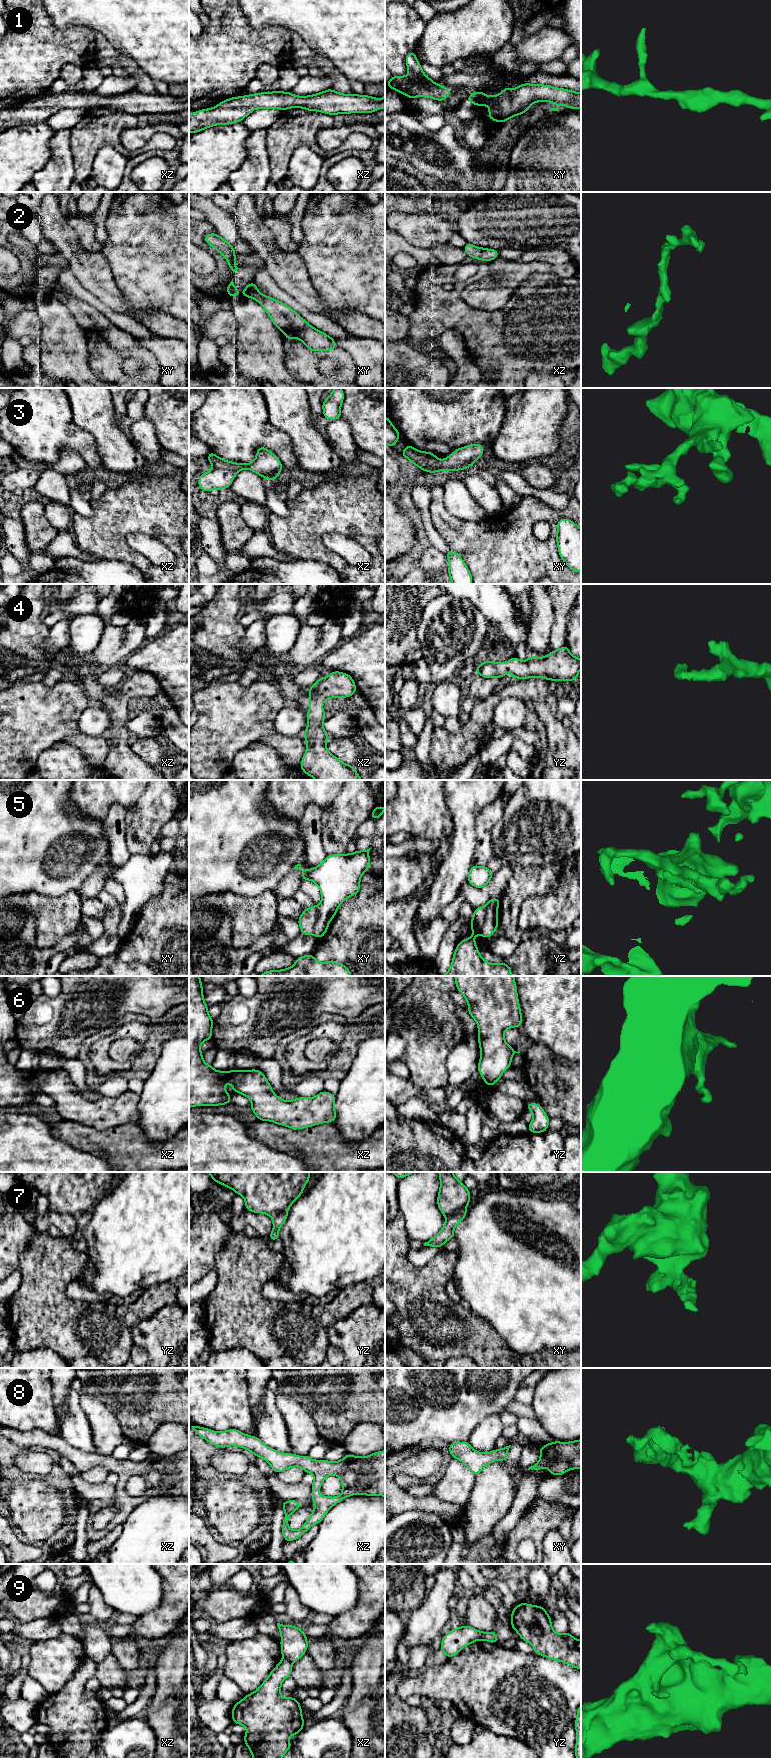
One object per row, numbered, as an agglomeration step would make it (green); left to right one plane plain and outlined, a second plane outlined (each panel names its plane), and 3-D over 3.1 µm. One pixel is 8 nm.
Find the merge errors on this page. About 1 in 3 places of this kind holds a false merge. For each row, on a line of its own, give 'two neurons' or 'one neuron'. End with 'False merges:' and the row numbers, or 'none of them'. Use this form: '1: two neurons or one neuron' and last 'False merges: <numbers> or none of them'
1: one neuron
2: one neuron
3: two neurons
4: one neuron
5: two neurons
6: one neuron
7: two neurons
8: one neuron
9: two neurons
False merges: 3, 5, 7, 9

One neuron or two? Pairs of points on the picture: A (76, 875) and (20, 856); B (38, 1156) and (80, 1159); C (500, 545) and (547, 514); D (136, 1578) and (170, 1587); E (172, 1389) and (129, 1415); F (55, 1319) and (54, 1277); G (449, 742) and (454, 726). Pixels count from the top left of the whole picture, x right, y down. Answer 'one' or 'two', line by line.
A: one
B: one
C: one
D: two
E: one
F: one
G: two

